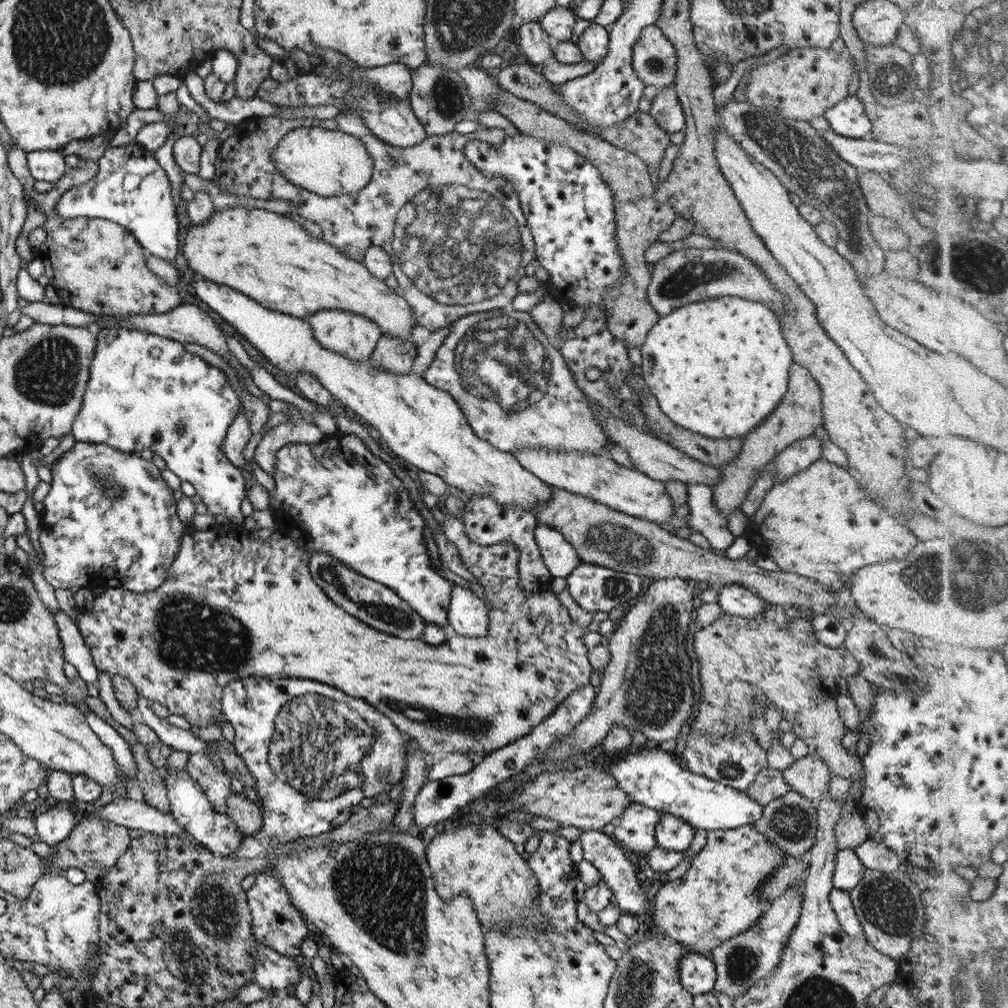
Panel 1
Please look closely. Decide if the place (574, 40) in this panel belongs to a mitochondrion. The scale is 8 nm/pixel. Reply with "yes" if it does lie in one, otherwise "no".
no

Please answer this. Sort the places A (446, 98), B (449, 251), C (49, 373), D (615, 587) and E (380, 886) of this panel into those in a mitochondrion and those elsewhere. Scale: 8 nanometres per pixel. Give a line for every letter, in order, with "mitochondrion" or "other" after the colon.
A: mitochondrion
B: mitochondrion
C: mitochondrion
D: mitochondrion
E: mitochondrion

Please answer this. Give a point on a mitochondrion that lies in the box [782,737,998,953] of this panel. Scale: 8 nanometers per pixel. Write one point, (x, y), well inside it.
(887, 903)

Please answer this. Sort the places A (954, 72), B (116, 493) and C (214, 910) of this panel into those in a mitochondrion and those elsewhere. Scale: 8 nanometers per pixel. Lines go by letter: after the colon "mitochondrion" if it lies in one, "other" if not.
A: mitochondrion
B: mitochondrion
C: mitochondrion

